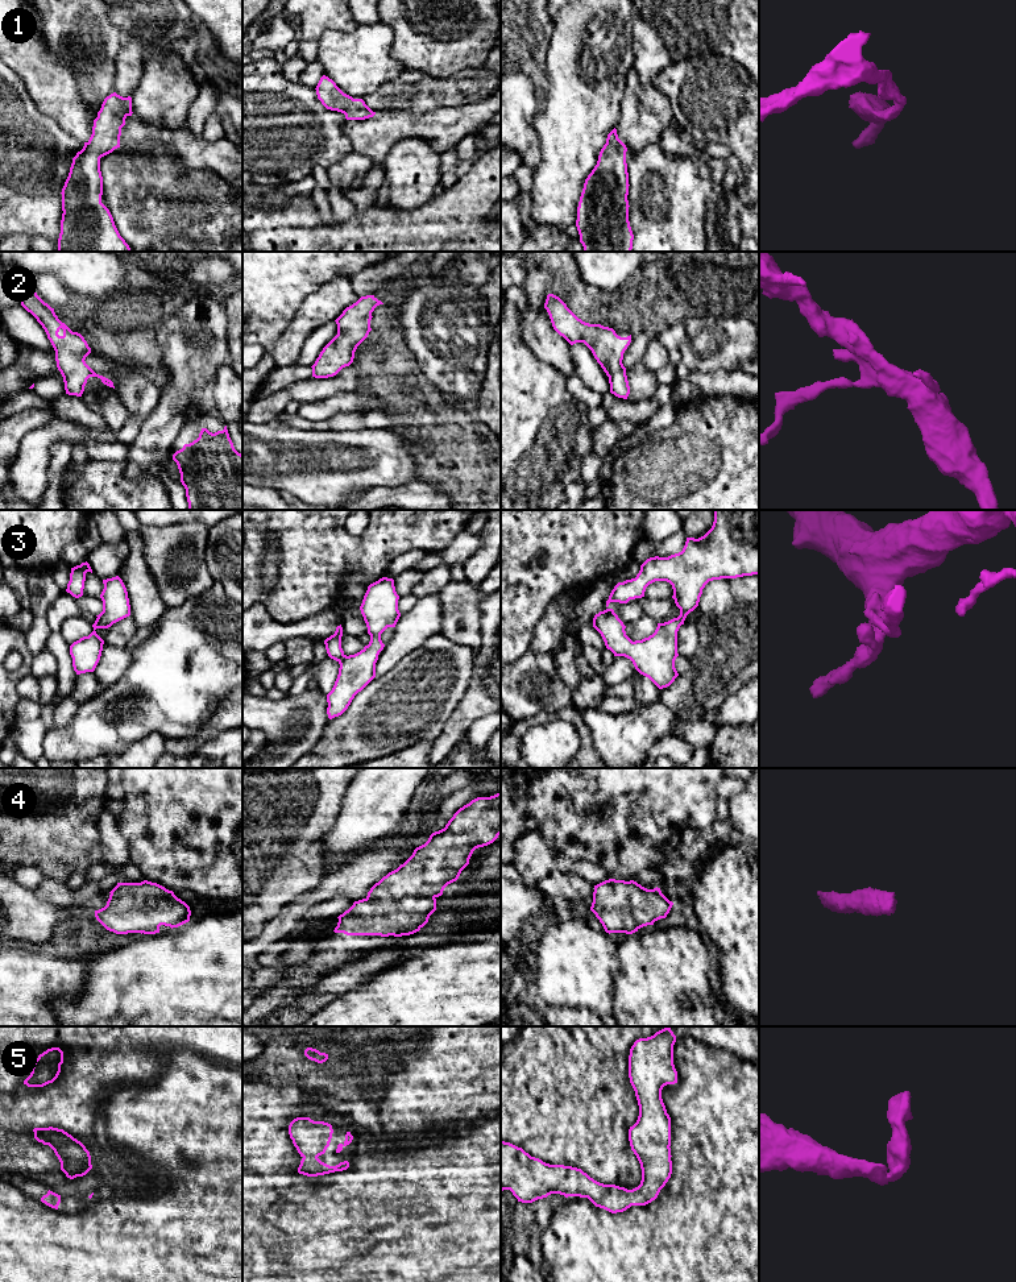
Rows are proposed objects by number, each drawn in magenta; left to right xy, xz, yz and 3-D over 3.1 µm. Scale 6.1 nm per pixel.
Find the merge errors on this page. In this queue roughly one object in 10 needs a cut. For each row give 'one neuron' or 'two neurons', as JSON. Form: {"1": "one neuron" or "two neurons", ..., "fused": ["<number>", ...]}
{"1": "one neuron", "2": "one neuron", "3": "one neuron", "4": "one neuron", "5": "one neuron", "fused": []}

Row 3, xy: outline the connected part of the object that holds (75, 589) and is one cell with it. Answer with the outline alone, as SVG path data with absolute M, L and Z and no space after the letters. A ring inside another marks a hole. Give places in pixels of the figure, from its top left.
M87 561L71 568L70 581L67 584L66 592L70 593L72 597L79 598L83 596L87 572L92 573L92 569Z

